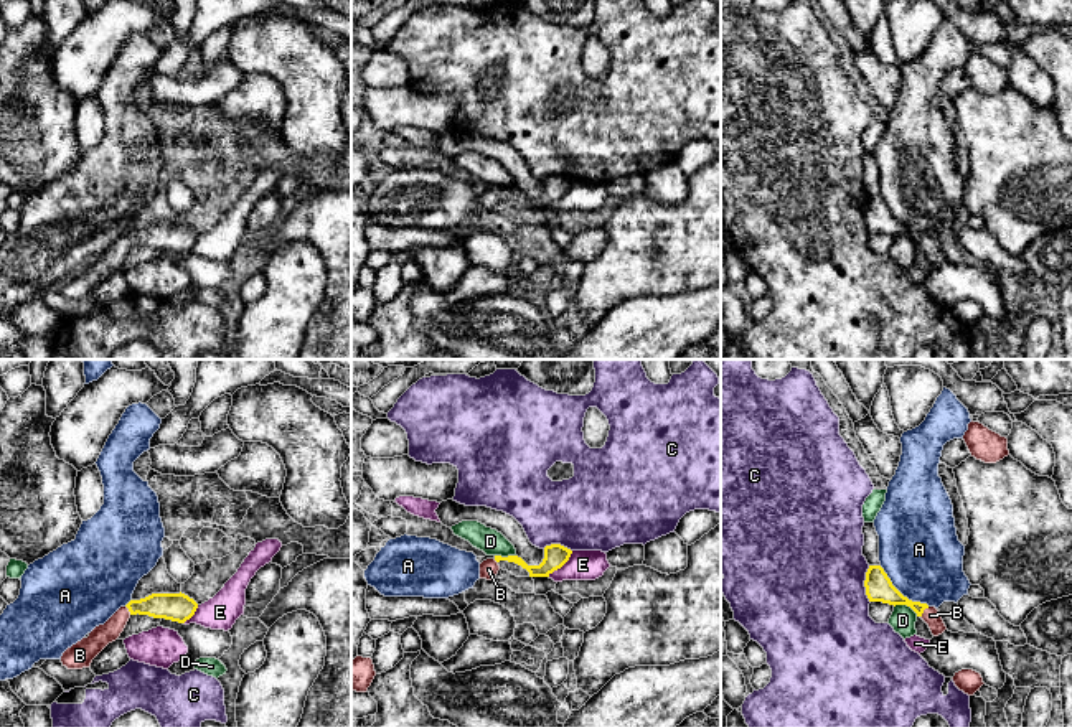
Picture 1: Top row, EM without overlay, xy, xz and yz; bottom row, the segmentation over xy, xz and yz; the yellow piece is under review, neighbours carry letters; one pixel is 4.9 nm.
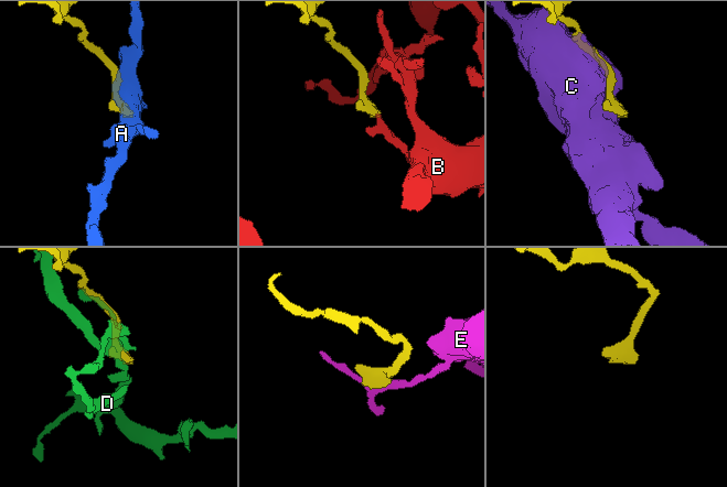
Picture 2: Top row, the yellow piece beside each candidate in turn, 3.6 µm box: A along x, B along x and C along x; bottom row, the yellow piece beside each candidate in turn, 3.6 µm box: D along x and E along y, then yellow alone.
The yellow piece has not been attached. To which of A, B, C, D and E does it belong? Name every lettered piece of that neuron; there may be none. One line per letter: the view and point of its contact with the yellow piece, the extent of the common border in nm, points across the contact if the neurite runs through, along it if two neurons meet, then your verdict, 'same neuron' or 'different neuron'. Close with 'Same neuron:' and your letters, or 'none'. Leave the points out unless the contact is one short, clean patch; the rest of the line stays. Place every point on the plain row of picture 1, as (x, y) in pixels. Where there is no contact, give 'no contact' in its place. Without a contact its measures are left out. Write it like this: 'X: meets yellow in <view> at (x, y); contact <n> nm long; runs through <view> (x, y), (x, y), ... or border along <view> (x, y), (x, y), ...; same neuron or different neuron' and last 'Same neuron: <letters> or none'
A: meets yellow in yz at (901, 225); contact 320 nm long; border along yz (879, 196), (904, 226), (929, 236); different neuron
B: meets yellow in yz at (922, 243); contact 70 nm long; runs through yz (879, 218), (922, 243), (930, 246); same neuron
C: meets yellow in yz at (865, 215); contact 180 nm long; different neuron
D: meets yellow in yz at (906, 234); contact 130 nm long; different neuron
E: meets yellow in xz at (561, 196); contact 180 nm long; border along xz (573, 182), (548, 206); different neuron
Same neuron: B

